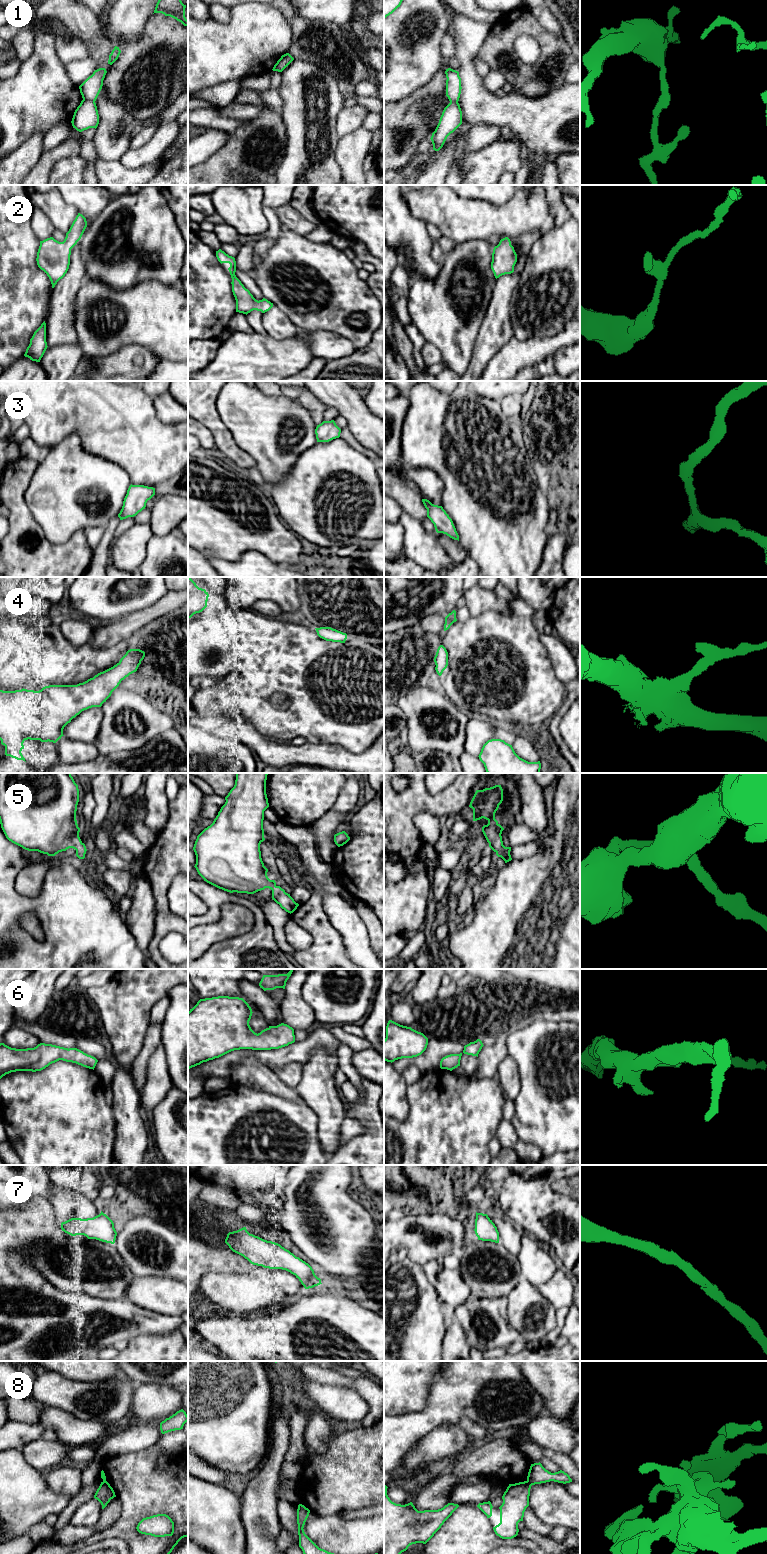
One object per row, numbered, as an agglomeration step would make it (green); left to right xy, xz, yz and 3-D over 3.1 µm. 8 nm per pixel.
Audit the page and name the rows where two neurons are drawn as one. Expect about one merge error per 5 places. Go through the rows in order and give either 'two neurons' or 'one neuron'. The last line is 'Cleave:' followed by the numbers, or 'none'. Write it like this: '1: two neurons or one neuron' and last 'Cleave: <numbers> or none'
1: two neurons
2: one neuron
3: one neuron
4: one neuron
5: one neuron
6: one neuron
7: one neuron
8: two neurons
Cleave: 1, 8

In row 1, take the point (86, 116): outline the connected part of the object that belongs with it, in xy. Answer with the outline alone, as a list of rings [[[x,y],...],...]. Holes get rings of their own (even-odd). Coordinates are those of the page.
[[[83,99],[75,110],[71,123],[73,128],[79,132],[89,128],[96,129],[99,124],[99,114],[96,103]]]

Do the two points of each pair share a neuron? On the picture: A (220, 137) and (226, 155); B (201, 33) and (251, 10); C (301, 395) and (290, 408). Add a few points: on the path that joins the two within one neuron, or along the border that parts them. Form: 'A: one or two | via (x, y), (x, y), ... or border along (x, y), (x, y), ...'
A: two | border along (230, 133), (229, 139), (205, 160)
B: one | via (213, 33), (228, 33), (239, 22)
C: two | border along (284, 392), (290, 398), (298, 400), (312, 418)

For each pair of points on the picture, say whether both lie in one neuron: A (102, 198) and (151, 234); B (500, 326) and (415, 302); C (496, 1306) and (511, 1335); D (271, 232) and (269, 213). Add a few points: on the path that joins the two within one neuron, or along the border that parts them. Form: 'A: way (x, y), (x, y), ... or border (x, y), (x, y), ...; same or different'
A: border (113, 197), (93, 219); different
B: border (491, 299), (474, 343); different
C: way (496, 1313), (496, 1319), (504, 1328); same
D: way (272, 227), (272, 218); same

